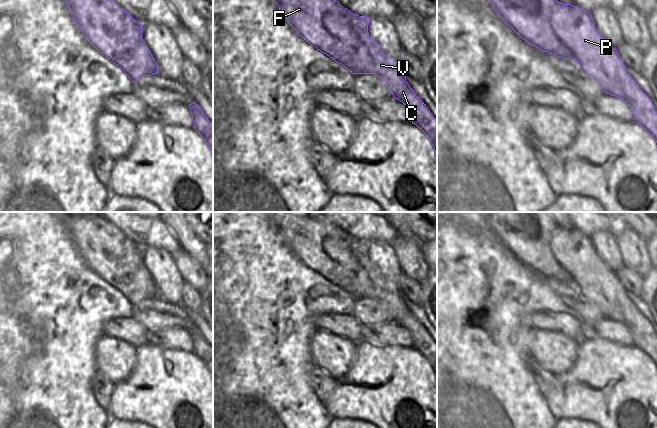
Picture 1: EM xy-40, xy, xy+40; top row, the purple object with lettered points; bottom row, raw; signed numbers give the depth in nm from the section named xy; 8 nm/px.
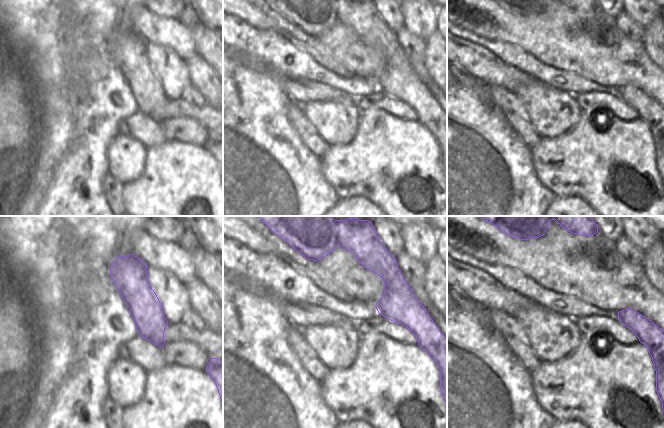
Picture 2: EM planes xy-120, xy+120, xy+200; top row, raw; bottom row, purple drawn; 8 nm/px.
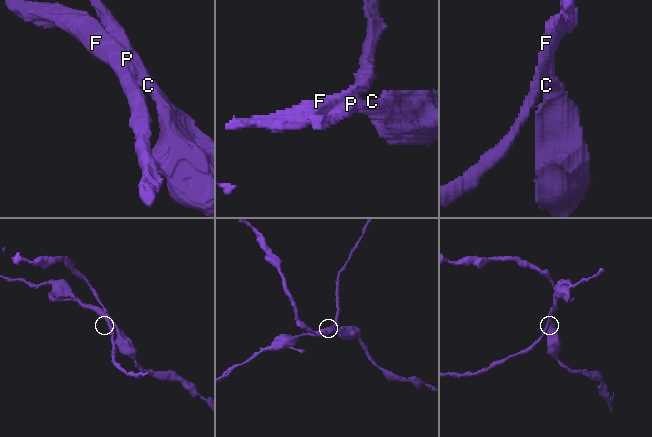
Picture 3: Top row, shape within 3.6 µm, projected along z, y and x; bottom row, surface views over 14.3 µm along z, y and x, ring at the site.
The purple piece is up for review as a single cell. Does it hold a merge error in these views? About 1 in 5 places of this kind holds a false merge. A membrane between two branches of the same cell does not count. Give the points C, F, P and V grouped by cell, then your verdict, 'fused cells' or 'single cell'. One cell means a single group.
C P V / F; fused cells

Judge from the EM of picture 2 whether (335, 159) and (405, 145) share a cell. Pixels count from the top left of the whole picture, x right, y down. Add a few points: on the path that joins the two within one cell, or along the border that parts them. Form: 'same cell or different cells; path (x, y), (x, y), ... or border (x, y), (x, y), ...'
same cell; path (352, 157), (388, 157)

